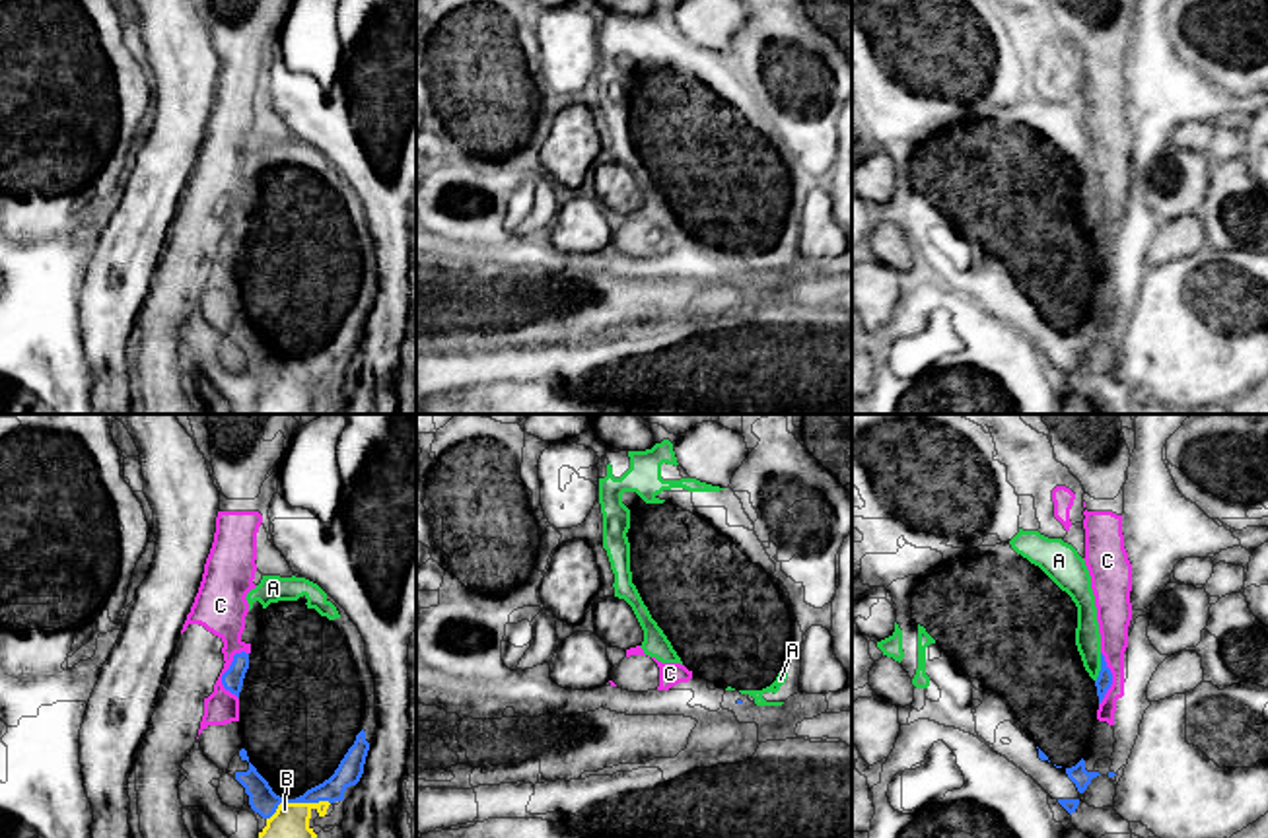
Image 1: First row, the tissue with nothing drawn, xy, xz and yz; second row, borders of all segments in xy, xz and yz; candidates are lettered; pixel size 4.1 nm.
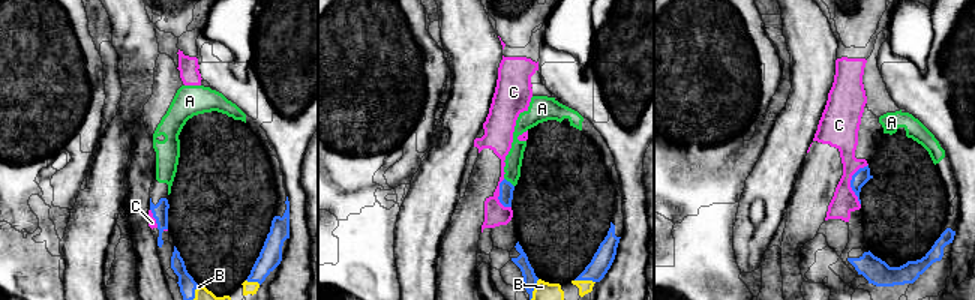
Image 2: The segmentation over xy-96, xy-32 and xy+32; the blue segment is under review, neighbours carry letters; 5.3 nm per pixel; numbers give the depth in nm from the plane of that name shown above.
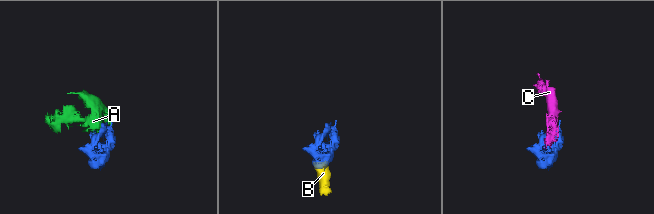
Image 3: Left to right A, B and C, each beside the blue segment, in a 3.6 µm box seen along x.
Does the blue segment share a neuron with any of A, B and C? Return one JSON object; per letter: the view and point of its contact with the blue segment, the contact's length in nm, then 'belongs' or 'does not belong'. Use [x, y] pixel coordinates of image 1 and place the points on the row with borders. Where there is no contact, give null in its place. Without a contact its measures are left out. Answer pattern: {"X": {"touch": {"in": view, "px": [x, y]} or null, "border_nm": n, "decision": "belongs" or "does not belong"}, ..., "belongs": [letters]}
{"A": {"touch": {"in": "yz", "px": [1101, 667]}, "border_nm": 120, "decision": "belongs"}, "B": {"touch": {"in": "xy", "px": [296, 802]}, "border_nm": 280, "decision": "belongs"}, "C": {"touch": {"in": "xy", "px": [224, 673]}, "border_nm": 200, "decision": "does not belong"}, "belongs": ["A", "B"]}

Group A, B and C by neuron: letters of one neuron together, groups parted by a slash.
A B / C

